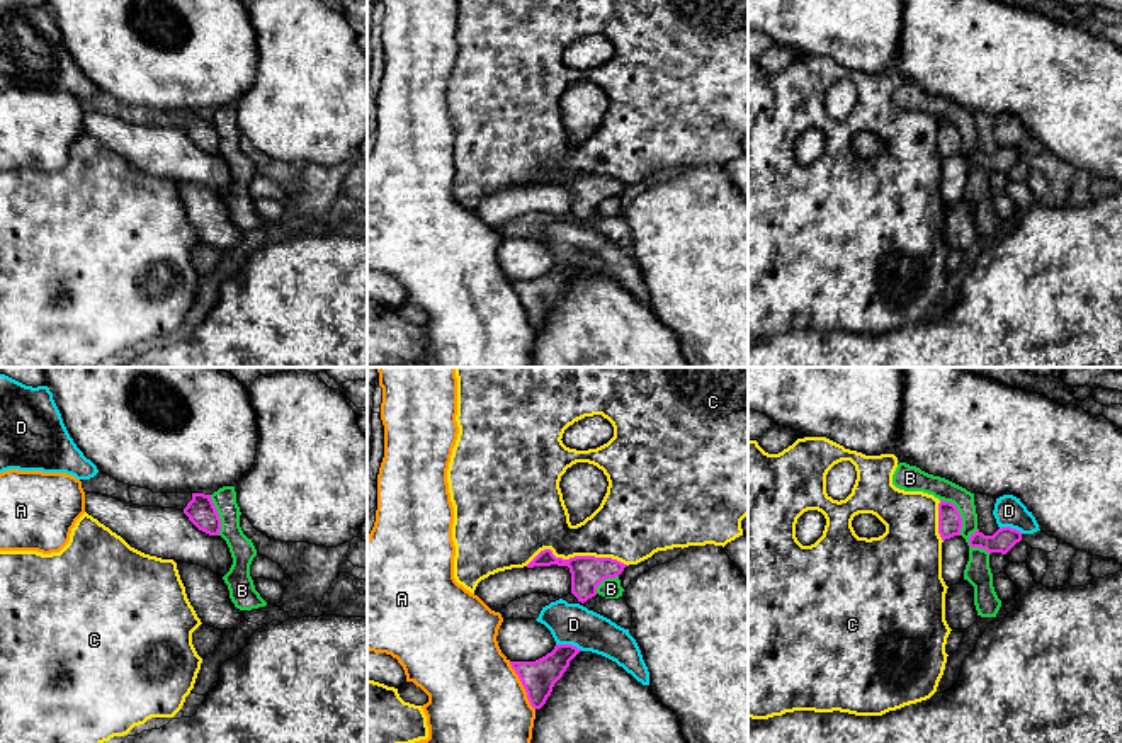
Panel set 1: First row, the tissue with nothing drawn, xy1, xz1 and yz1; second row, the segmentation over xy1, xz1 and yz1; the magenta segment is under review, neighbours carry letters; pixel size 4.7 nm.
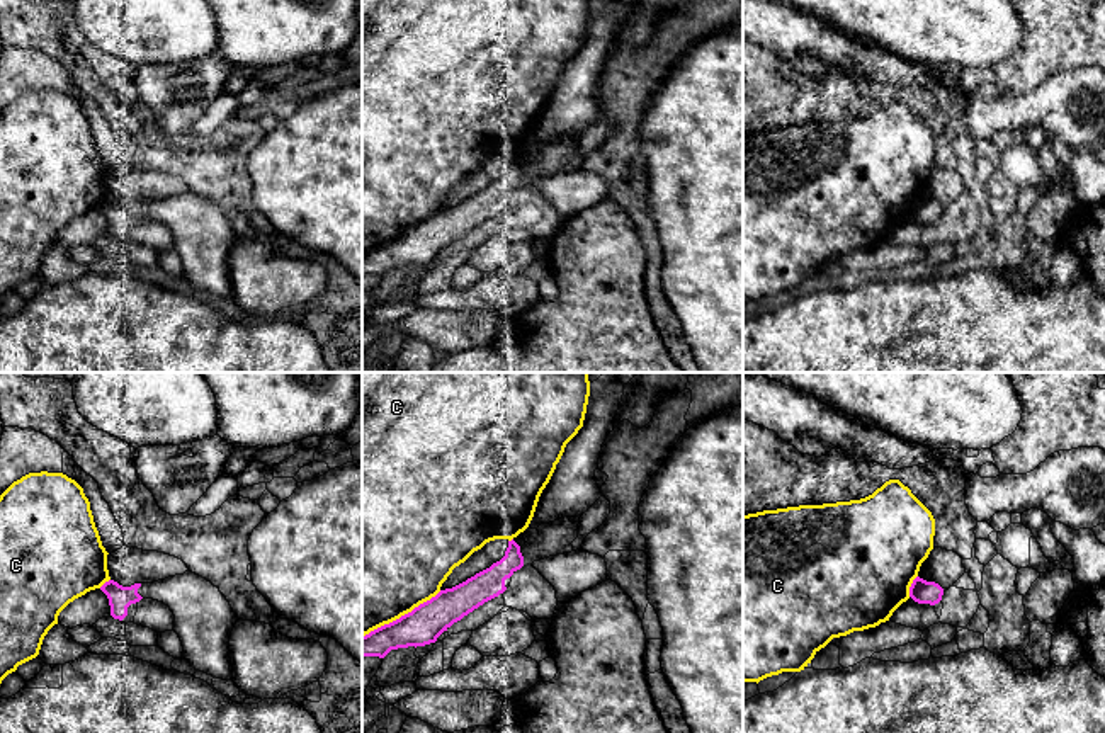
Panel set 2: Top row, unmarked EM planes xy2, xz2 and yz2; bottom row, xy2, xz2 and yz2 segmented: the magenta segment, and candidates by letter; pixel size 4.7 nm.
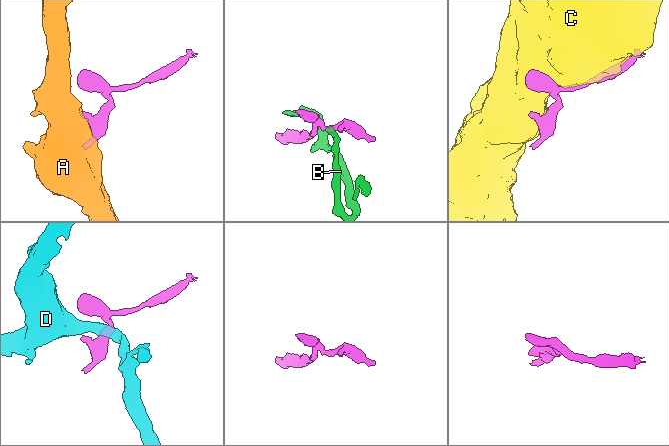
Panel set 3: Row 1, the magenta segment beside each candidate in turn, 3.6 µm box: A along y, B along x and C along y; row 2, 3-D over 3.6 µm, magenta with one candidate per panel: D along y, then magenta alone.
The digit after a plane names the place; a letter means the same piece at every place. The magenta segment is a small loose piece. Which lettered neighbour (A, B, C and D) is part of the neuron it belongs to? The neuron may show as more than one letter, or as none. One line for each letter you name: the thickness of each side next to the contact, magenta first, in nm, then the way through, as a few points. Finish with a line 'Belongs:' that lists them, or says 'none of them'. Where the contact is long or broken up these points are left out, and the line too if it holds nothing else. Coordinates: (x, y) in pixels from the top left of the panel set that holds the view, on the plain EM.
Belongs: none of them

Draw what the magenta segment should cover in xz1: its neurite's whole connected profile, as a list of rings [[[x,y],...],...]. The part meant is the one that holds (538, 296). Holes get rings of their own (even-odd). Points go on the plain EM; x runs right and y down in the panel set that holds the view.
[[[556,264],[551,272],[536,281],[510,281],[534,328],[541,328],[546,323],[554,303],[580,270],[573,264]]]

